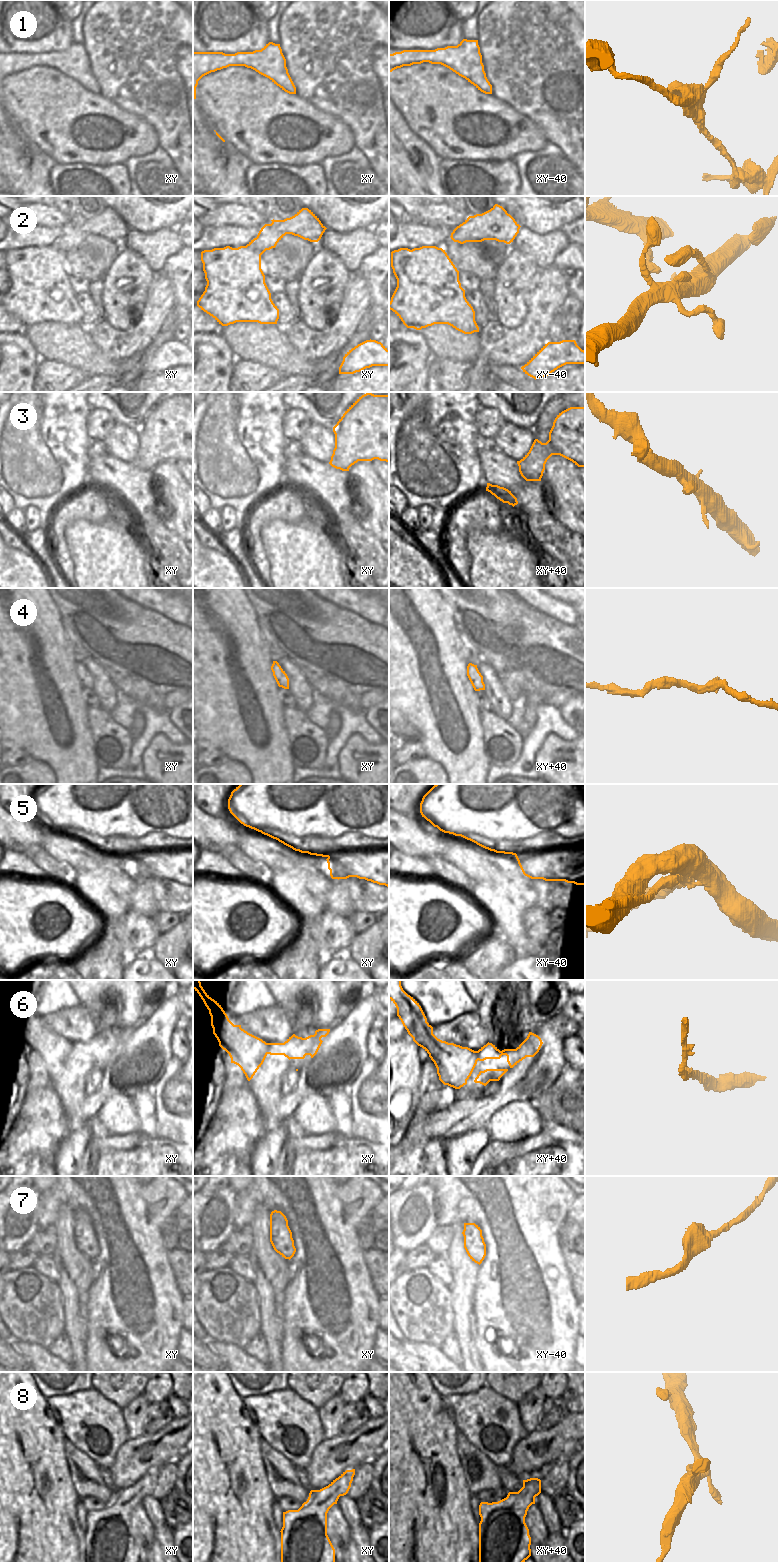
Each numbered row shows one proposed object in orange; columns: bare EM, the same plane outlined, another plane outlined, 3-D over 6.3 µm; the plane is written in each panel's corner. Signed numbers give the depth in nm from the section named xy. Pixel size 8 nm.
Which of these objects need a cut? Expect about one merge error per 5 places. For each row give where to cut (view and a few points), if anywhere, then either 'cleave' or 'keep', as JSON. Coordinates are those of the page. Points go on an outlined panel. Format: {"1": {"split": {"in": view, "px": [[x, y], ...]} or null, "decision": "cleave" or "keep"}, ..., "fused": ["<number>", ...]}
{"1": {"split": null, "decision": "keep"}, "2": {"split": null, "decision": "keep"}, "3": {"split": null, "decision": "keep"}, "4": {"split": null, "decision": "keep"}, "5": {"split": null, "decision": "keep"}, "6": {"split": {"in": "xy", "px": [[268, 1043], [269, 1053]]}, "decision": "cleave"}, "7": {"split": null, "decision": "keep"}, "8": {"split": null, "decision": "keep"}, "fused": ["6"]}

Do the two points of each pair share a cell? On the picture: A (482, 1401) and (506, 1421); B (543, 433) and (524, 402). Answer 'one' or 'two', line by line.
A: one
B: two

